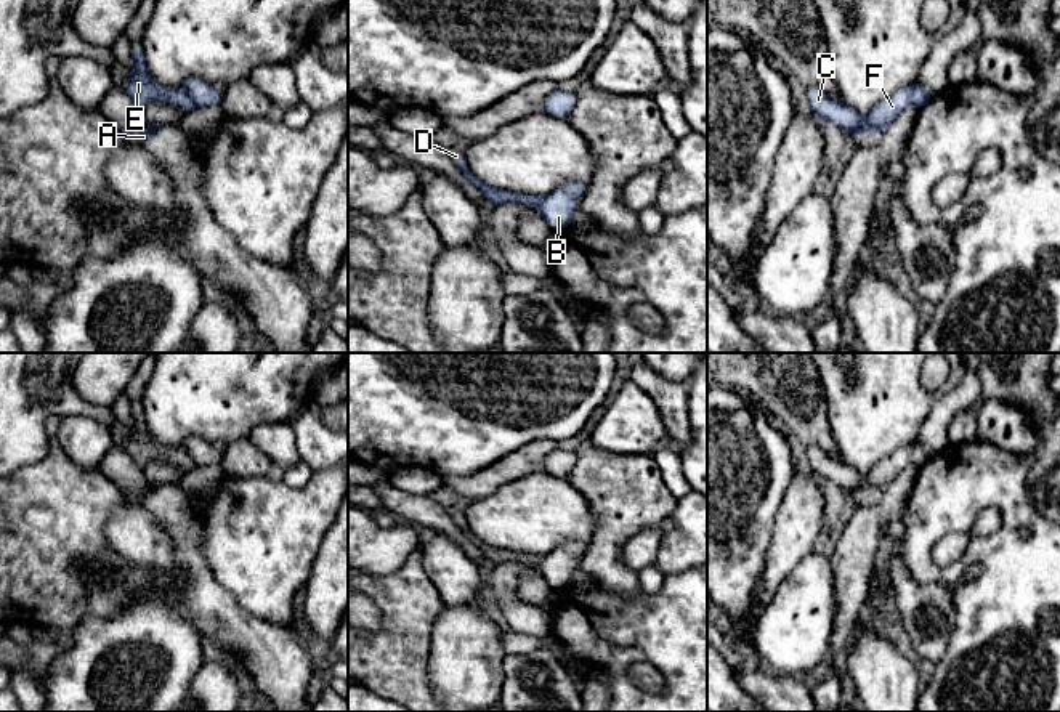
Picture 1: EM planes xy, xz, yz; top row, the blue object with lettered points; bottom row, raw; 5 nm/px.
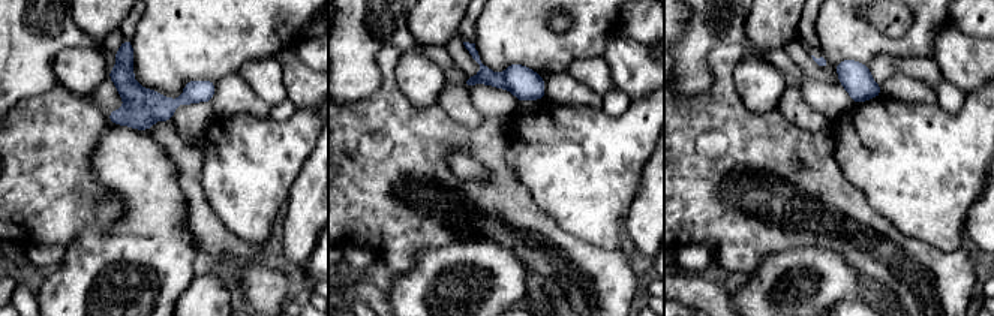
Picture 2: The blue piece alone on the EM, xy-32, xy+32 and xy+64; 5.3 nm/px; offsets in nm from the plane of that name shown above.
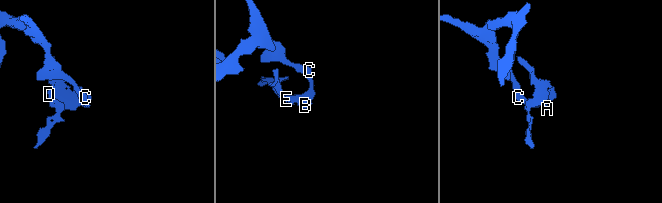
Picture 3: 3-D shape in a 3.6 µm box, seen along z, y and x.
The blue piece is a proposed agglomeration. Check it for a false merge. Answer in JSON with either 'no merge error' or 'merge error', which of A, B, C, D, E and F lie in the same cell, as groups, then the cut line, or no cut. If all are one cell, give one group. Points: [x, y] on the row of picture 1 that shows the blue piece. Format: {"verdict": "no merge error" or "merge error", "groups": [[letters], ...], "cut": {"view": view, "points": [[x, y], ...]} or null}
{"verdict": "no merge error", "groups": [["A", "B", "C", "D", "E", "F"]], "cut": null}

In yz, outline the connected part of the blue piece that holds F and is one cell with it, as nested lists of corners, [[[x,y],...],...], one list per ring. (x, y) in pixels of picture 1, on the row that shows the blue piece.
[[[919,80],[908,88],[896,90],[887,99],[877,103],[868,114],[847,106],[842,99],[834,99],[824,95],[819,88],[807,88],[807,99],[819,122],[834,122],[839,128],[852,136],[858,135],[879,135],[888,128],[893,120],[909,106],[920,109],[935,95],[925,90]]]

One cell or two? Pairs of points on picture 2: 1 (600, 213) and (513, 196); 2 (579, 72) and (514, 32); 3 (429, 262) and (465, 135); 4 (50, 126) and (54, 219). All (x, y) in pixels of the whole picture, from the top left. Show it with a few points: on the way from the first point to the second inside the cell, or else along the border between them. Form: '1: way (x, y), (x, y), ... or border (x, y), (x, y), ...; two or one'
1: border (514, 171), (534, 202), (559, 225); two
2: border (600, 56), (573, 60), (565, 71); two
3: border (468, 238), (422, 249), (407, 270); two
4: way (50, 149), (50, 196); one

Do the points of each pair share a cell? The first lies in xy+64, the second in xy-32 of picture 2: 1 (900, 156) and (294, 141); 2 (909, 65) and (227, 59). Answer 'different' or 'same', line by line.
1: same
2: different

